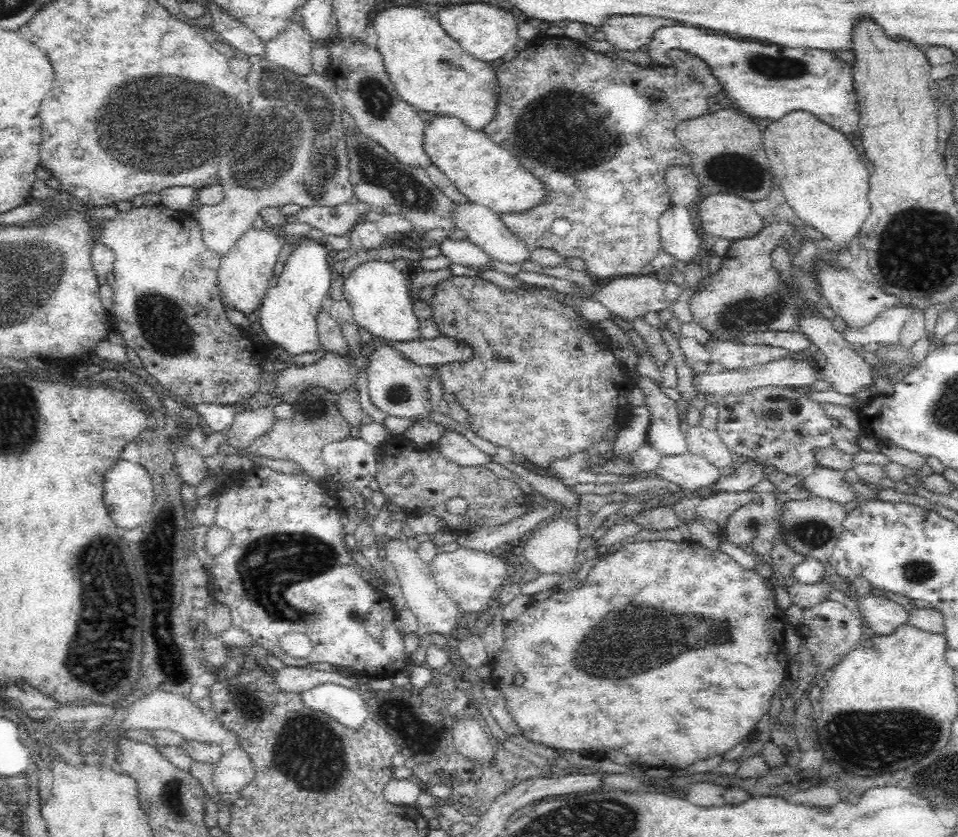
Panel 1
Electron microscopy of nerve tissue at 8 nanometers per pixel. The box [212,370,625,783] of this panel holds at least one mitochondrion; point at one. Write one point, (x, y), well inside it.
(267, 568)

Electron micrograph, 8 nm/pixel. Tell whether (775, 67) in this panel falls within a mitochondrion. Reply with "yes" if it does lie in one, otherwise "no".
yes

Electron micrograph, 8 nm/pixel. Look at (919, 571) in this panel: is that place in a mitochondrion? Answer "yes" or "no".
yes

